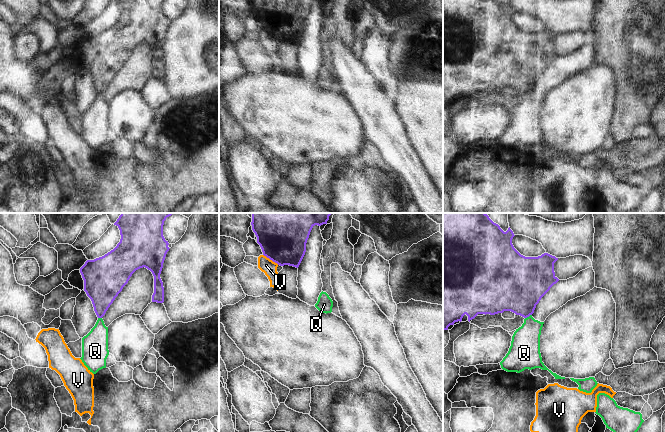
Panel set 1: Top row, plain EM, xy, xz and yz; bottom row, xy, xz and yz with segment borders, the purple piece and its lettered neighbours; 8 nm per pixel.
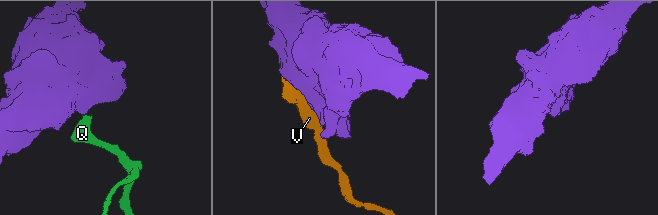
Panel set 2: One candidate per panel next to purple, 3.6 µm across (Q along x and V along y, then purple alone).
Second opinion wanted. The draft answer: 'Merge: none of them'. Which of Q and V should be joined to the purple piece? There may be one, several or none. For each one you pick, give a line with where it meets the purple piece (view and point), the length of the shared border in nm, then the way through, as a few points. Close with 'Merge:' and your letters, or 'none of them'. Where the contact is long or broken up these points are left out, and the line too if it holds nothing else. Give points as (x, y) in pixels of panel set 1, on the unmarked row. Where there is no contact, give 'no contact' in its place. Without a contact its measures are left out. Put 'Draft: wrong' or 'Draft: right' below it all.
Merge: none of them
Draft: right

